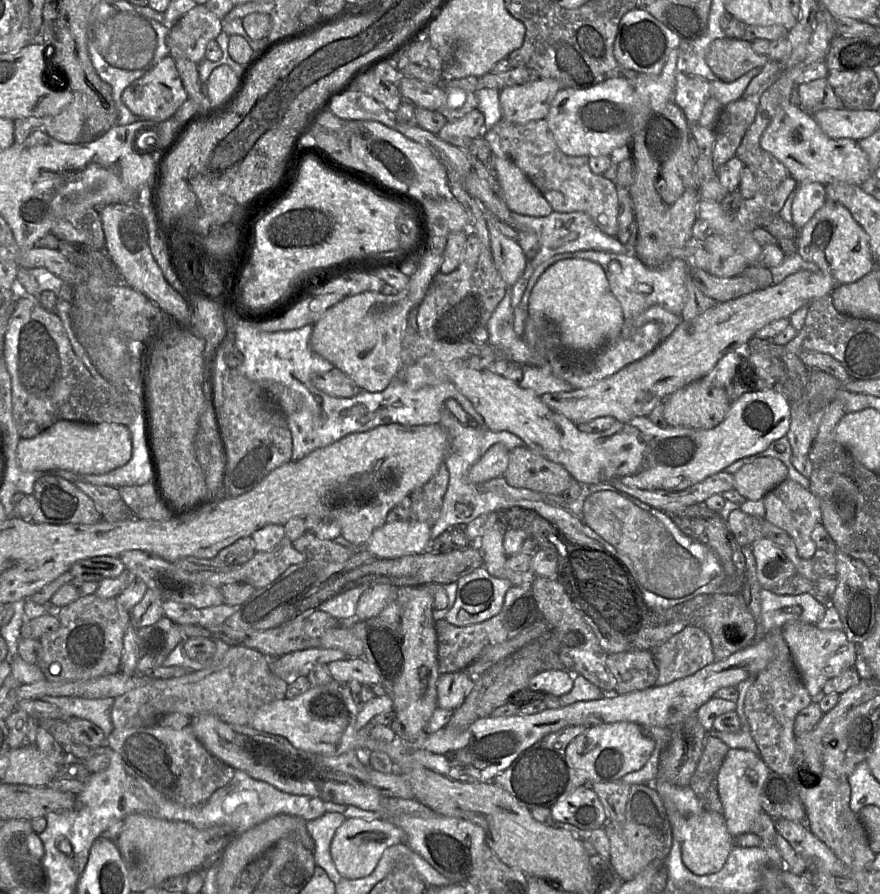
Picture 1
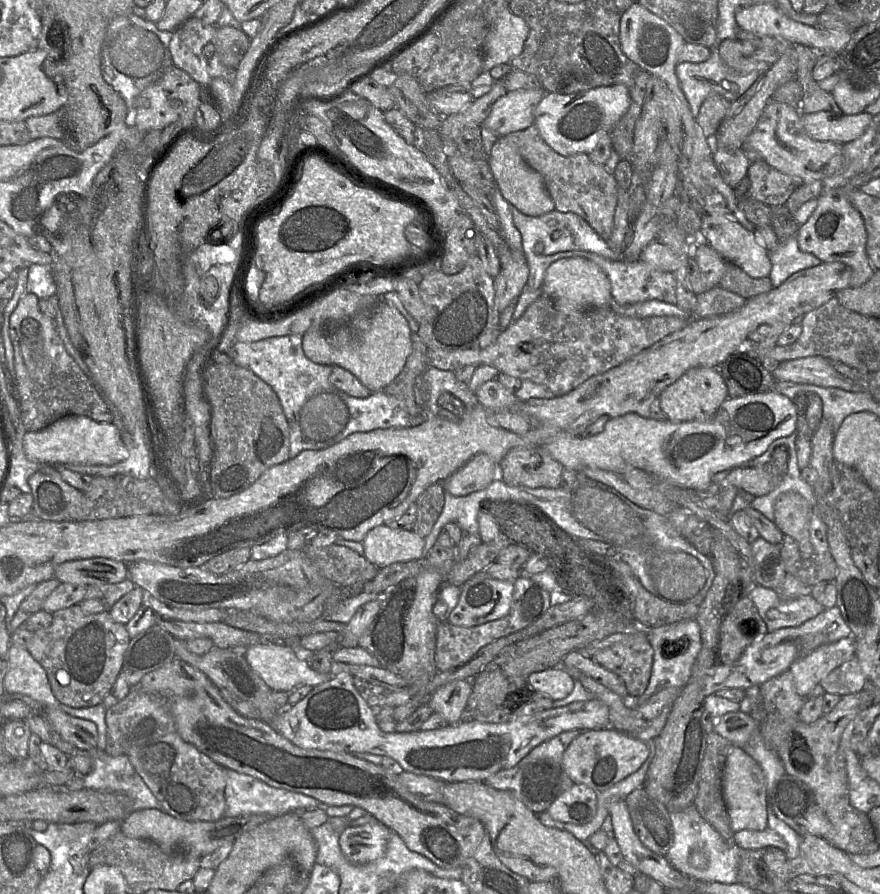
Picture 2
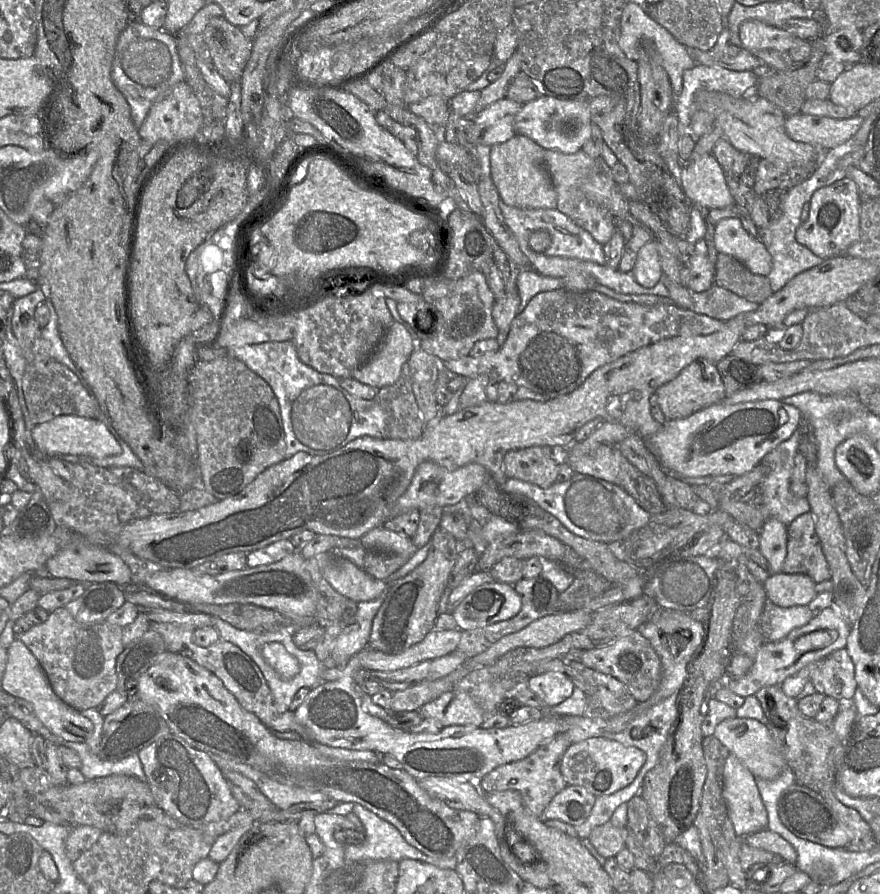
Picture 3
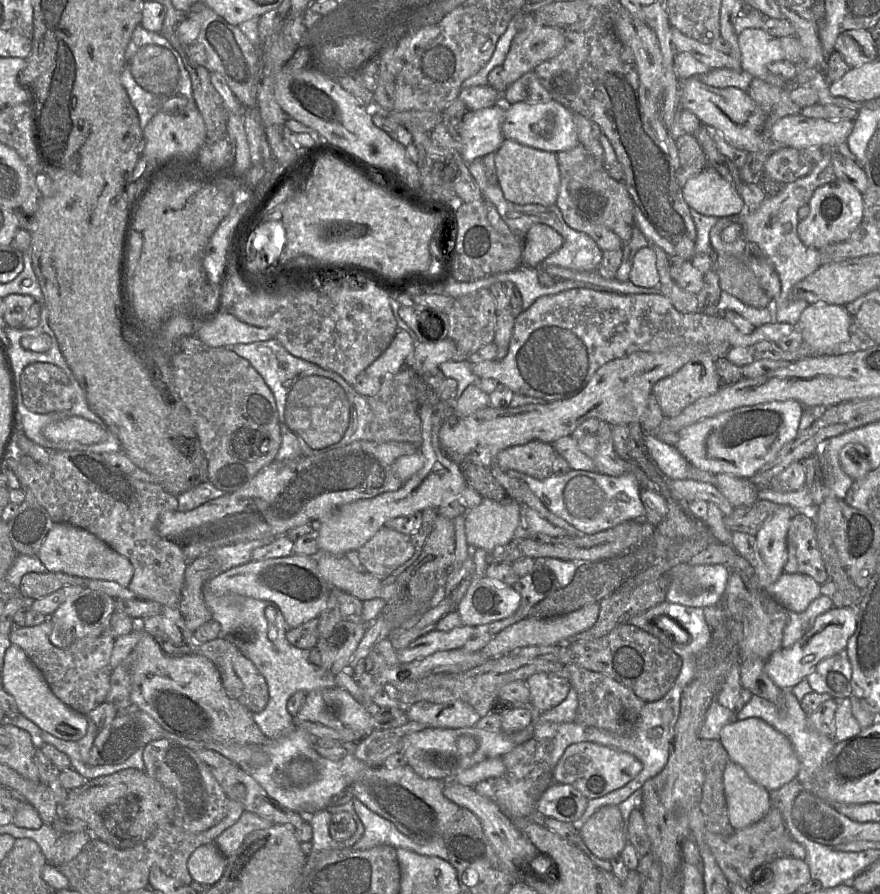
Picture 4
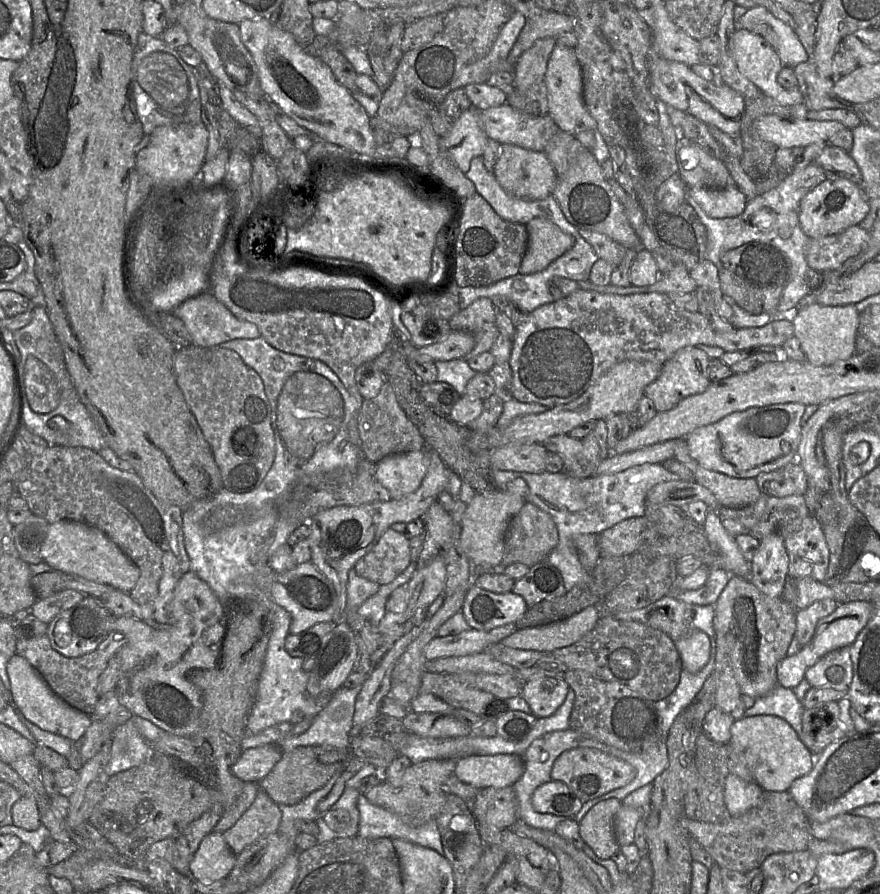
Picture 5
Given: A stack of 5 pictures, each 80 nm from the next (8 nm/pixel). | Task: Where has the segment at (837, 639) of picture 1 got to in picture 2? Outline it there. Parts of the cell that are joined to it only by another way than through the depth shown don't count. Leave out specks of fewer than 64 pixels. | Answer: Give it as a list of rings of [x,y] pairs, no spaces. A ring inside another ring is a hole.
[[[850,636],[825,644],[795,660],[791,667],[796,692],[808,697],[831,671],[855,657],[855,640]]]

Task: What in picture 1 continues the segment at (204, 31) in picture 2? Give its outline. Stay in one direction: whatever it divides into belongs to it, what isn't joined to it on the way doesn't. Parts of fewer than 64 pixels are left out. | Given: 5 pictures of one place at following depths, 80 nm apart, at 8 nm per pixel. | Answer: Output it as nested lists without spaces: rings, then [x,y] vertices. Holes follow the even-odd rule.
[[[196,5],[193,9],[191,9],[190,11],[188,11],[186,14],[184,14],[175,25],[173,25],[173,27],[170,29],[170,33],[167,36],[167,45],[169,47],[169,52],[170,52],[170,46],[171,45],[176,45],[192,62],[199,64],[201,63],[206,57],[205,57],[205,50],[206,50],[206,46],[208,44],[209,41],[211,40],[215,40],[218,35],[222,32],[222,20],[220,18],[218,18],[214,13],[212,13],[210,10],[208,10],[208,8],[205,5]]]

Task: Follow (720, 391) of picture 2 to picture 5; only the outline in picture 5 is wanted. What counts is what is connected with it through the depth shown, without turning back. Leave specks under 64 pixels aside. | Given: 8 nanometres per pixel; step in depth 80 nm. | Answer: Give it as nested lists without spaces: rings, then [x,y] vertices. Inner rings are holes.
[[[684,347],[673,354],[663,365],[659,376],[646,386],[644,395],[650,398],[657,412],[664,412],[675,407],[687,396],[704,392],[711,380],[708,366],[711,358],[698,347]]]

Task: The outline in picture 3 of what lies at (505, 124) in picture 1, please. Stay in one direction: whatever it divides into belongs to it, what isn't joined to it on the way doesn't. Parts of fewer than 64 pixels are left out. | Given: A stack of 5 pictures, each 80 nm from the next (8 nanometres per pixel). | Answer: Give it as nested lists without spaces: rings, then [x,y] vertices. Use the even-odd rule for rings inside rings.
[[[545,149],[544,164],[557,192],[556,209],[588,231],[598,243],[605,245],[611,239],[616,229],[613,216],[633,225],[628,200],[619,191],[602,156],[593,159],[583,150],[565,154]]]

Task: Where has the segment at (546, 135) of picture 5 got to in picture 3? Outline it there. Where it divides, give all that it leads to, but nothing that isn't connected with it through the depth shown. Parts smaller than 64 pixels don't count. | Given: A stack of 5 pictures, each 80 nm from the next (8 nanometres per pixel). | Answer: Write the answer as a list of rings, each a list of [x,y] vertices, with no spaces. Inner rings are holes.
[[[542,95],[536,100],[522,104],[515,116],[516,134],[524,135],[544,149],[573,154],[582,150],[591,135],[592,110],[586,101],[561,100]]]

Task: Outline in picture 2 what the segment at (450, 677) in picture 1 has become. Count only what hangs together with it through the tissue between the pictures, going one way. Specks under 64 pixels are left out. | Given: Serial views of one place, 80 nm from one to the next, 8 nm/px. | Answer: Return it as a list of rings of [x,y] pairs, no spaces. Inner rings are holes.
[[[456,680],[439,687],[430,697],[429,706],[449,724],[465,719],[467,701],[472,693],[471,680]]]

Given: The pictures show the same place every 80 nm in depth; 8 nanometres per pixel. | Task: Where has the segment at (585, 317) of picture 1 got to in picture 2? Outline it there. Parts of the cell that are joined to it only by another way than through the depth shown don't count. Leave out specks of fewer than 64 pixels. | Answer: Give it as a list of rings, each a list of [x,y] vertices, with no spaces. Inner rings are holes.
[[[582,257],[563,258],[552,263],[545,272],[541,291],[562,311],[611,308],[614,305],[607,275],[596,263]]]

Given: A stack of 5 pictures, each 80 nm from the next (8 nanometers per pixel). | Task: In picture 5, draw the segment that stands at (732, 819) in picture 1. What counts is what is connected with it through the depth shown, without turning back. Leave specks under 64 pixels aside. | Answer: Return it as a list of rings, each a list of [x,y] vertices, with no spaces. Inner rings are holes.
[[[732,773],[725,779],[724,800],[730,816],[740,816],[757,805],[763,793],[756,782],[747,782]]]

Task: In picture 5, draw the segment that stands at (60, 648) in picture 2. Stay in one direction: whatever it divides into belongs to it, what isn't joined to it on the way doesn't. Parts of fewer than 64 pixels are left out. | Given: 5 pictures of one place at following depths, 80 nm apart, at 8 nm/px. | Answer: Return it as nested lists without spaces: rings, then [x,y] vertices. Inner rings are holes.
[[[44,634],[30,639],[17,639],[16,654],[24,657],[39,671],[51,690],[60,699],[90,716],[93,714],[100,699],[97,689],[99,678],[108,663],[97,650],[80,657],[67,658],[51,647],[48,636]]]

